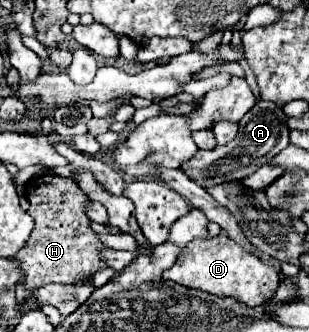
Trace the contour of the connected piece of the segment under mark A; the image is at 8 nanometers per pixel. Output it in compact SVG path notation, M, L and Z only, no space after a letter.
M257 102L239 122L239 132L233 138L233 142L225 146L215 146L211 150L199 150L185 166L185 174L189 178L195 178L195 182L201 182L205 188L217 182L229 182L229 180L241 180L253 174L253 170L259 170L273 154L279 154L289 144L289 126L287 116L283 110L273 102Z

